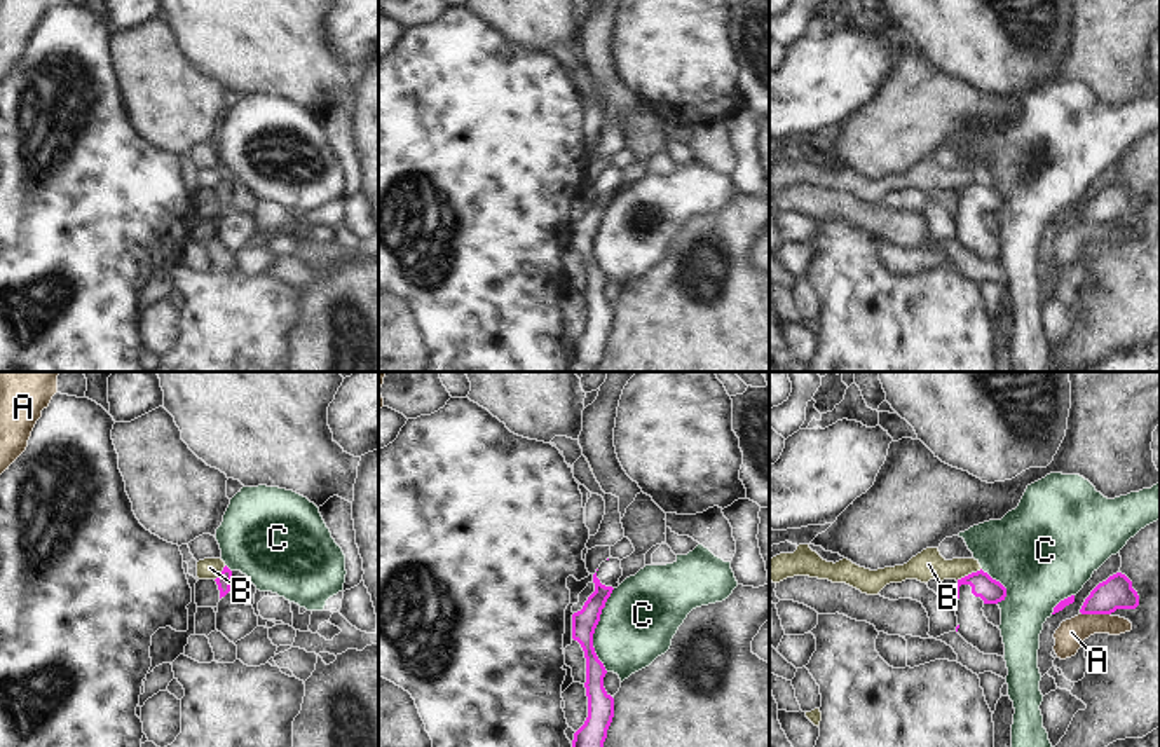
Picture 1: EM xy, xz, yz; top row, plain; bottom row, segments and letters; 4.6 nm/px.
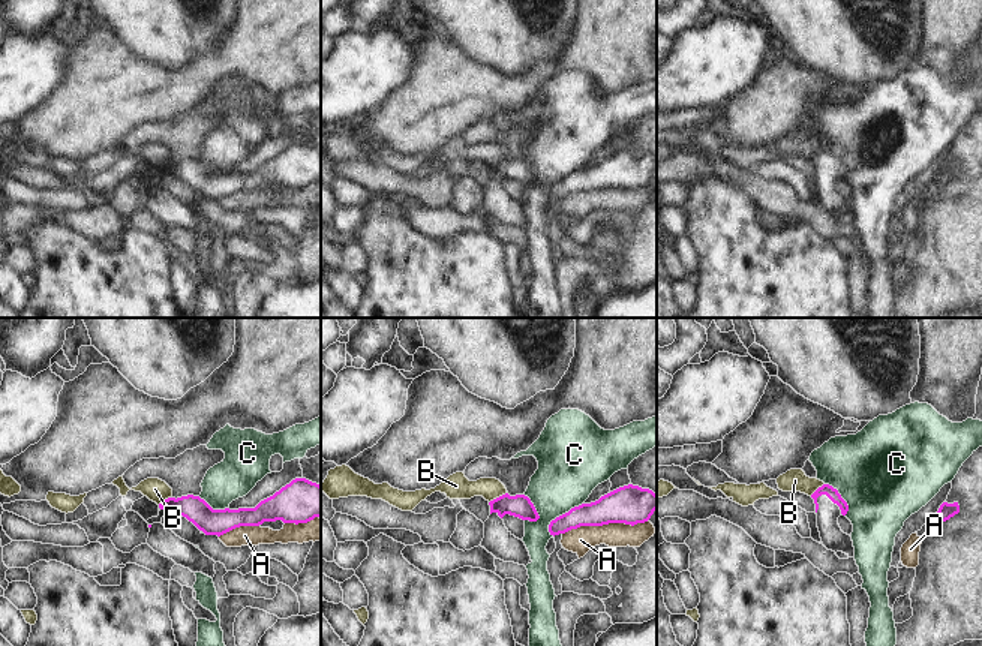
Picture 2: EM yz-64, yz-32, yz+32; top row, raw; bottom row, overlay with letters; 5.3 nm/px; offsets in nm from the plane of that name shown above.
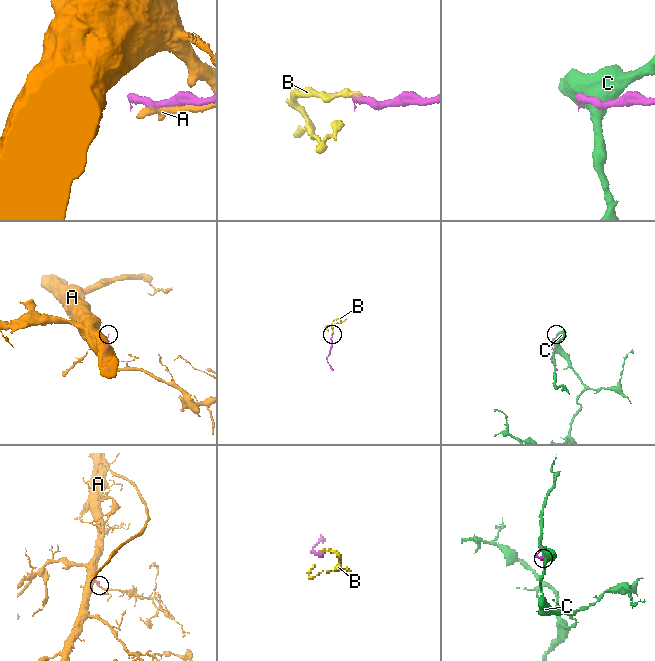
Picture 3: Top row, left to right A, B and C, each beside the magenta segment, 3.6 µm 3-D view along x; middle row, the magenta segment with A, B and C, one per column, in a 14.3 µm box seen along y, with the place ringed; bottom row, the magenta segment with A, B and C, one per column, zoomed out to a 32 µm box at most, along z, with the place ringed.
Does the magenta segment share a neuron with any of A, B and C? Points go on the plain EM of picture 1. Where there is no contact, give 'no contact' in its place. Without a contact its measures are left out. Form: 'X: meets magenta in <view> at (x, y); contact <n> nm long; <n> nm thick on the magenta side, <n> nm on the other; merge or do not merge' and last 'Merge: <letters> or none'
A: meets magenta in yz at (1096, 222); contact 140 nm long; 150 nm thick on the magenta side, 130 nm on the other; do not merge
B: meets magenta in yz at (968, 184); contact 130 nm long; 110 nm thick on the magenta side, 140 nm on the other; do not merge
C: meets magenta in xz at (593, 239); contact 380 nm long; 120 nm thick on the magenta side, 340 nm on the other; do not merge
Merge: none

